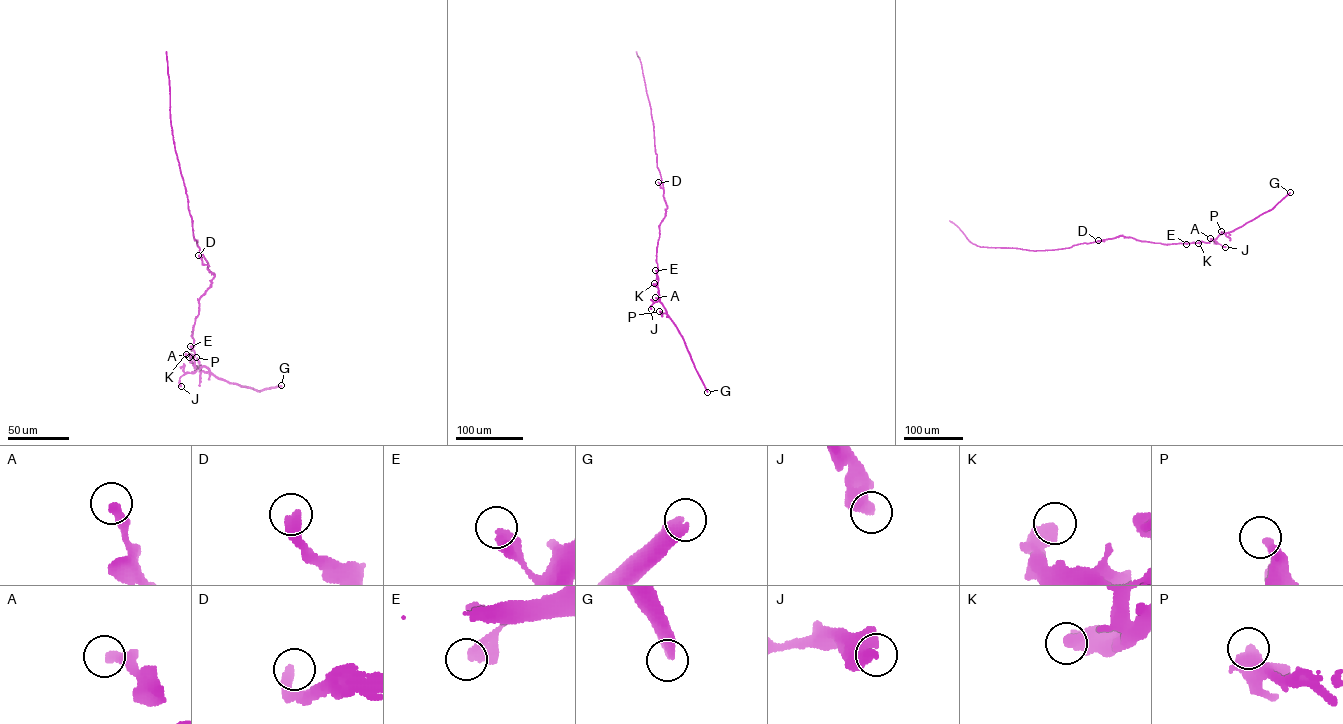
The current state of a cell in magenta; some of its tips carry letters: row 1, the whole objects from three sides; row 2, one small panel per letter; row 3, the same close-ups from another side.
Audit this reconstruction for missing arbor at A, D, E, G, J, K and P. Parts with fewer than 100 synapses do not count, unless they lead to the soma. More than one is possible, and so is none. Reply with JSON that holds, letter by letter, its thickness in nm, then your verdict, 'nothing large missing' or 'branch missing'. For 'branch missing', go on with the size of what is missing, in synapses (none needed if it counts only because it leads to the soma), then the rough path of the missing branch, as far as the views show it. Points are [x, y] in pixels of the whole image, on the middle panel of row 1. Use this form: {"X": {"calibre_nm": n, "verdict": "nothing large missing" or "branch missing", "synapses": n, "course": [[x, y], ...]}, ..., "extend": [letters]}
{"A": {"calibre_nm": 360, "verdict": "nothing large missing"}, "D": {"calibre_nm": 360, "verdict": "nothing large missing"}, "E": {"calibre_nm": 400, "verdict": "nothing large missing"}, "G": {"calibre_nm": 440, "verdict": "nothing large missing"}, "J": {"calibre_nm": 550, "verdict": "nothing large missing"}, "K": {"calibre_nm": 480, "verdict": "nothing large missing"}, "P": {"calibre_nm": 400, "verdict": "nothing large missing"}, "extend": []}

